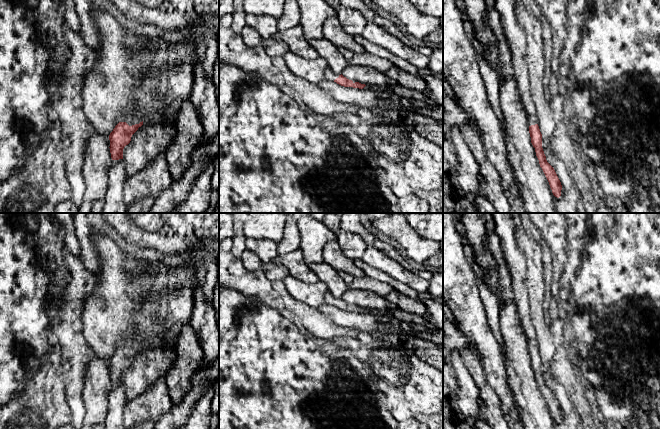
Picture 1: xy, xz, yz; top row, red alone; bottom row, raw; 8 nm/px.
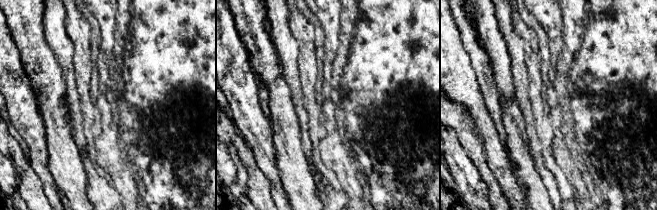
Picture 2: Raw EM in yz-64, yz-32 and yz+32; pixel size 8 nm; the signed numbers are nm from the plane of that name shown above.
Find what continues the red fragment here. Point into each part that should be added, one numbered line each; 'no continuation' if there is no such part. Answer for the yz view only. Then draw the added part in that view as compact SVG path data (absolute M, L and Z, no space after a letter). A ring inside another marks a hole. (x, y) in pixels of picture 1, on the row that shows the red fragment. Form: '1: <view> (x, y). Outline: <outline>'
1: yz (516, 38). Outline: M496 0L495 6L500 15L508 46L511 49L515 80L527 116L528 126L538 124L536 107L530 88L526 35L516 18L515 0Z

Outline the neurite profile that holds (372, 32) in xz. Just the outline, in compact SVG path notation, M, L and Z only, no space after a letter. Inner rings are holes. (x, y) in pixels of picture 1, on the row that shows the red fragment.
M367 22L361 36L417 68L427 68L429 66L430 58L428 56L405 45L401 40L389 34L382 26L373 22Z

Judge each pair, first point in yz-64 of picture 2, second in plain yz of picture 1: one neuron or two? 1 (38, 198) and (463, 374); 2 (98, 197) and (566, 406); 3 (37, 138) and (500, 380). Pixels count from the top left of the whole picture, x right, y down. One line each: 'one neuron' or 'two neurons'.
1: two neurons
2: two neurons
3: one neuron

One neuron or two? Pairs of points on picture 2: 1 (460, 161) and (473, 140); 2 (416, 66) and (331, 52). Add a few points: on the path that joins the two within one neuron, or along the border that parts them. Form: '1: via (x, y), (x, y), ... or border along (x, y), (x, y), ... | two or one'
1: border along (454, 132), (479, 172) | two
2: border along (340, 30), (339, 46), (333, 64) | two

